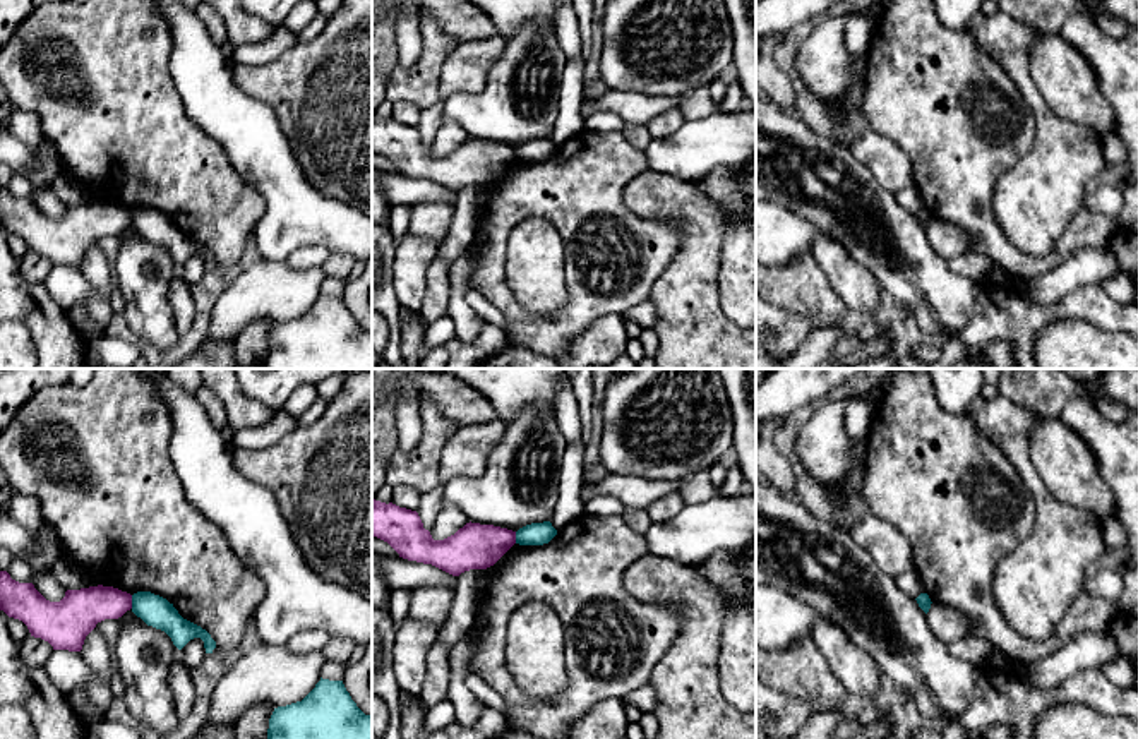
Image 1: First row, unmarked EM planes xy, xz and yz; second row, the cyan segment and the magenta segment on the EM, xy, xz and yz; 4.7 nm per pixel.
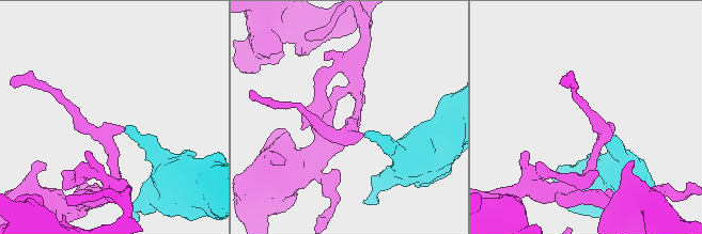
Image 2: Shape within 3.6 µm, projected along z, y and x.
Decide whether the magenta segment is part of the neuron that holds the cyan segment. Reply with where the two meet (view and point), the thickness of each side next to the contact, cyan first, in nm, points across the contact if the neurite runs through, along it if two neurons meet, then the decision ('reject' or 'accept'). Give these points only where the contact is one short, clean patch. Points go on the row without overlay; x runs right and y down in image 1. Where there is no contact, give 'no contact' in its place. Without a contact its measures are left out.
xy (132, 218) | 150/190 nm | along xy (131, 211), (132, 223) | reject

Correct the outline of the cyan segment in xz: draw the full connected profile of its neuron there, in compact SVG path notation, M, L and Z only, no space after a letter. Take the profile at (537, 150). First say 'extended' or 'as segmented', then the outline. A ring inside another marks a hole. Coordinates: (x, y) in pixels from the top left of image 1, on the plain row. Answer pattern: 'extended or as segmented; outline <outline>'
as segmented; outline M550 137L531 139L516 147L516 159L519 161L543 161L557 151Z

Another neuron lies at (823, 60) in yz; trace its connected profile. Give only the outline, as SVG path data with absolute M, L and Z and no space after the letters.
M824 15L797 51L797 69L818 103L838 101L852 84L852 60L845 43L848 15Z

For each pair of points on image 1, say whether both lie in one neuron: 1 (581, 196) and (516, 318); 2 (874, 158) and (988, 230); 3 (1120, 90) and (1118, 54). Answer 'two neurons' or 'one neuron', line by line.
1: one neuron
2: two neurons
3: one neuron

